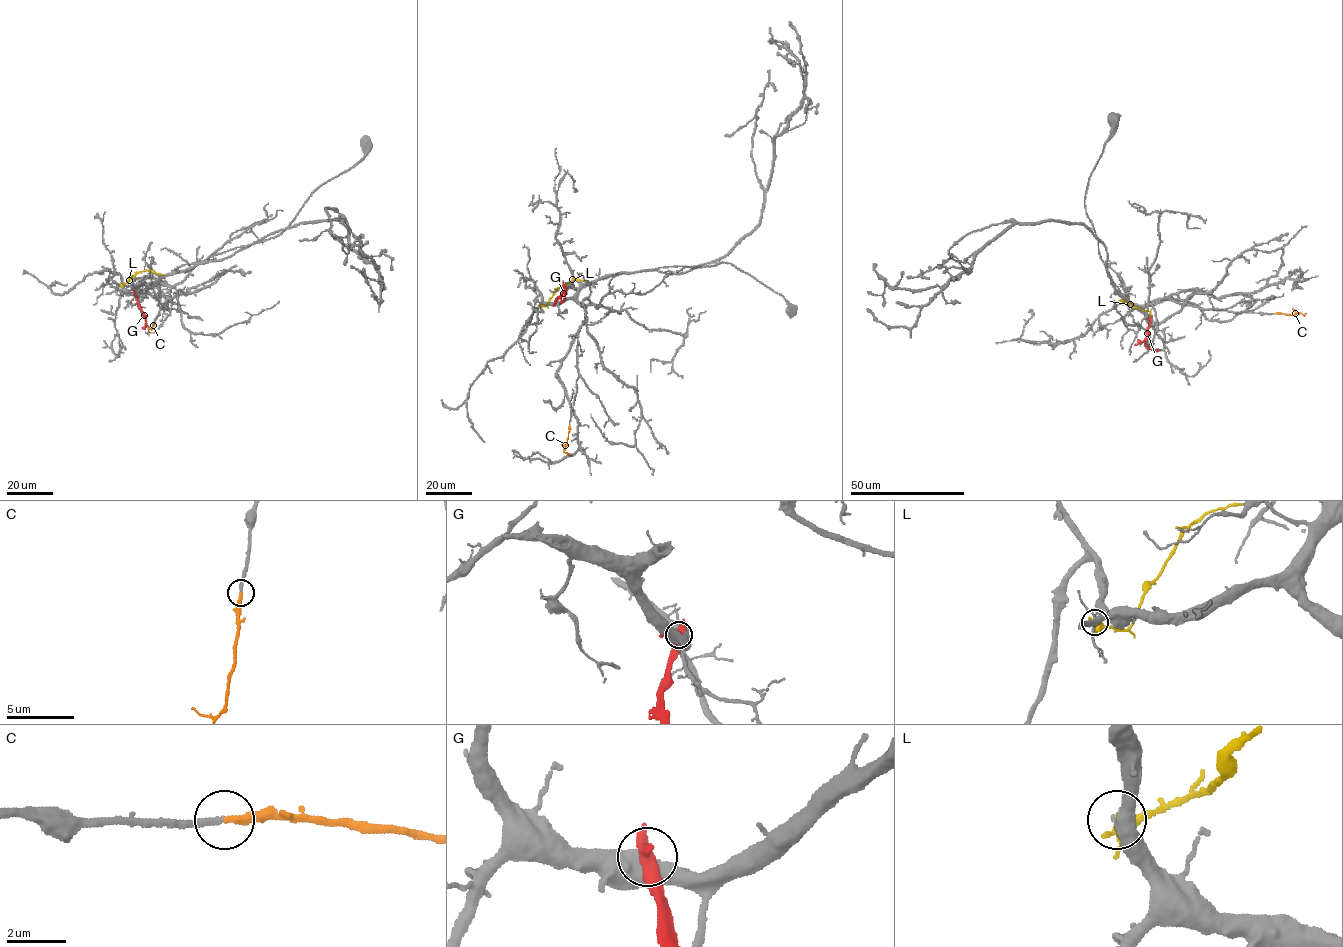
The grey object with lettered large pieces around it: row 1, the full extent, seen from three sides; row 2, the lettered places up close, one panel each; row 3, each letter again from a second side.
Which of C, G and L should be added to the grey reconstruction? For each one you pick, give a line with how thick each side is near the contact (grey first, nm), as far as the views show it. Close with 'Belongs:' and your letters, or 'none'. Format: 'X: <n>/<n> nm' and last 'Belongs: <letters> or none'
C: 240/280 nm
Belongs: C

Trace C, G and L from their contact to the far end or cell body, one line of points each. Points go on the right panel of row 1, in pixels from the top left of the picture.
C: (1274, 313), (1306, 313)
G: (1150, 319), (1144, 344), (1159, 350)
L: (1150, 315), (1149, 311), (1133, 307), (1125, 299), (1120, 302), (1123, 300)

